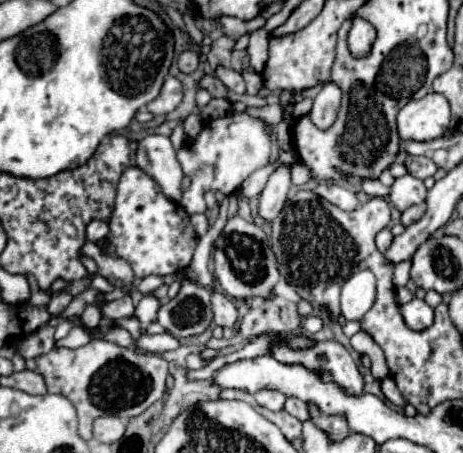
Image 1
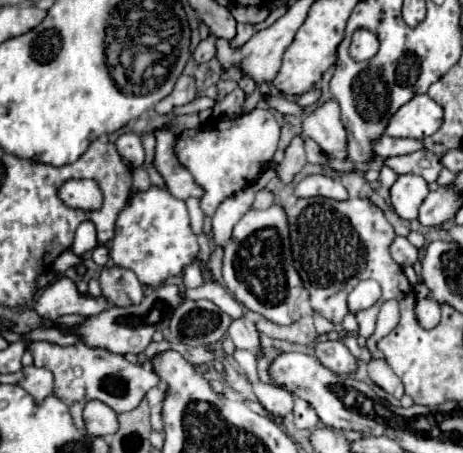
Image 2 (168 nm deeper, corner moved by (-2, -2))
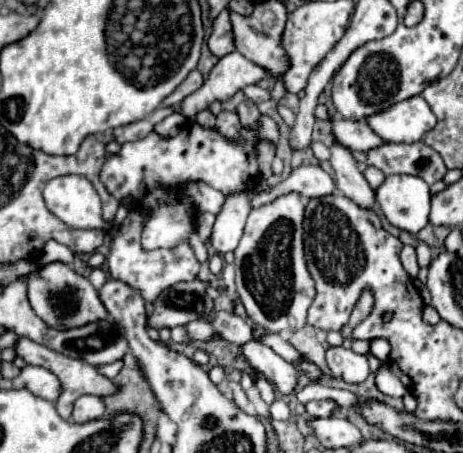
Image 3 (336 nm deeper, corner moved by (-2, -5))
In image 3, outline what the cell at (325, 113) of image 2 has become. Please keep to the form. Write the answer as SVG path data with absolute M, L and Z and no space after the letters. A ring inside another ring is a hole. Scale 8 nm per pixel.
M337 140L329 146L331 150L331 166L335 170L335 180L337 180L337 190L359 204L361 208L371 208L373 206L373 196L375 192L369 188L365 176L357 168L357 160L349 152L349 148L341 146Z

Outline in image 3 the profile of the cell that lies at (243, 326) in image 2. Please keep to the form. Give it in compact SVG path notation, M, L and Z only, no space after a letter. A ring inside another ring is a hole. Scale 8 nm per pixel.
M249 340L241 346L241 352L247 358L247 362L253 366L253 370L263 374L281 394L289 394L295 390L297 386L295 366L291 362L285 362L281 356L277 356L269 346L257 340Z

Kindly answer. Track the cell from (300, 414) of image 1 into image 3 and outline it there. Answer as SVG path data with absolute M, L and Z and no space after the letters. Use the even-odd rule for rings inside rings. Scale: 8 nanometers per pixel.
M313 400L305 404L305 410L311 418L327 418L337 410L337 404L333 400Z

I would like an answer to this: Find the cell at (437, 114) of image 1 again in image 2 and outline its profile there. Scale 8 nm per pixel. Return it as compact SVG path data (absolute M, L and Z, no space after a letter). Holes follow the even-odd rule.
M415 95L389 119L385 135L425 139L433 135L443 123L443 109L429 95Z

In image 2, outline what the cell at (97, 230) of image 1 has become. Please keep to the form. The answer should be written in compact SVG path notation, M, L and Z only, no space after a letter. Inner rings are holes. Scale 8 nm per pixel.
M83 221L83 223L79 225L79 229L77 229L77 235L75 235L75 241L73 241L73 245L71 245L71 251L73 251L75 255L83 255L83 253L87 253L87 251L91 251L91 249L95 249L95 247L97 247L95 227L93 227L93 223Z

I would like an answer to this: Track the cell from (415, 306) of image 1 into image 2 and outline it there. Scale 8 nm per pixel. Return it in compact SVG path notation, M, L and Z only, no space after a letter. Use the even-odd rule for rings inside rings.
M429 297L425 299L417 299L417 319L419 319L419 325L425 327L425 329L433 329L439 319L441 319L441 305Z

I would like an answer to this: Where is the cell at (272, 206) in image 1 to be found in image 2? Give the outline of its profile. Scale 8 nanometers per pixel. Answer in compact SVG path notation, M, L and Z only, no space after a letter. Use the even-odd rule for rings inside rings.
M295 135L289 143L289 147L285 149L285 159L283 163L277 167L277 175L285 181L291 183L293 177L303 169L305 165L305 147L303 147L303 139L299 135Z

